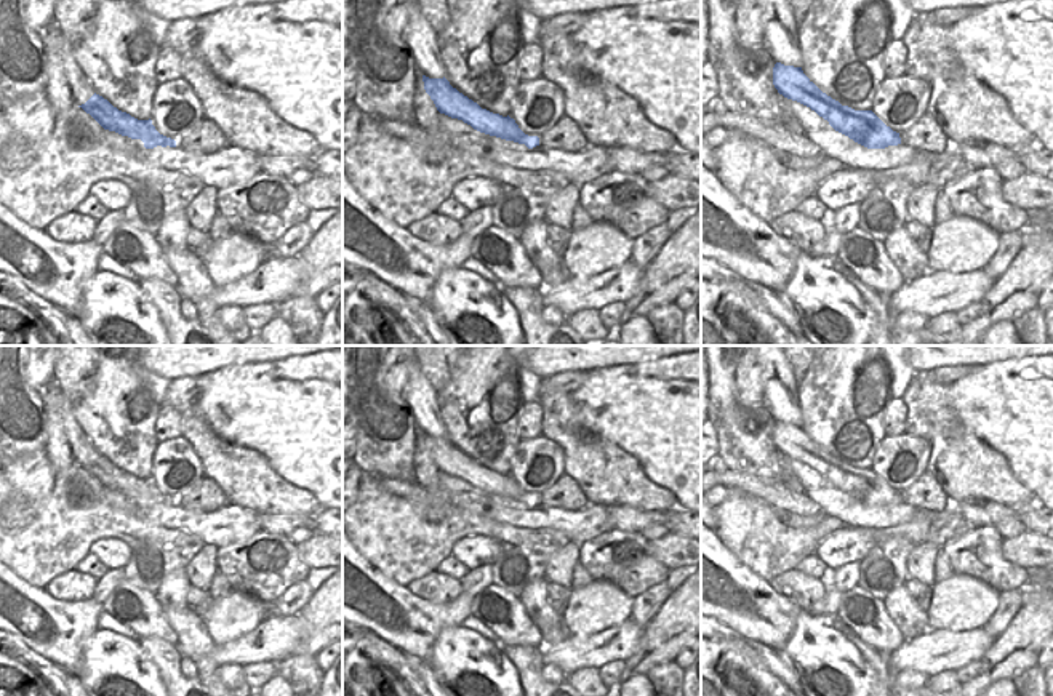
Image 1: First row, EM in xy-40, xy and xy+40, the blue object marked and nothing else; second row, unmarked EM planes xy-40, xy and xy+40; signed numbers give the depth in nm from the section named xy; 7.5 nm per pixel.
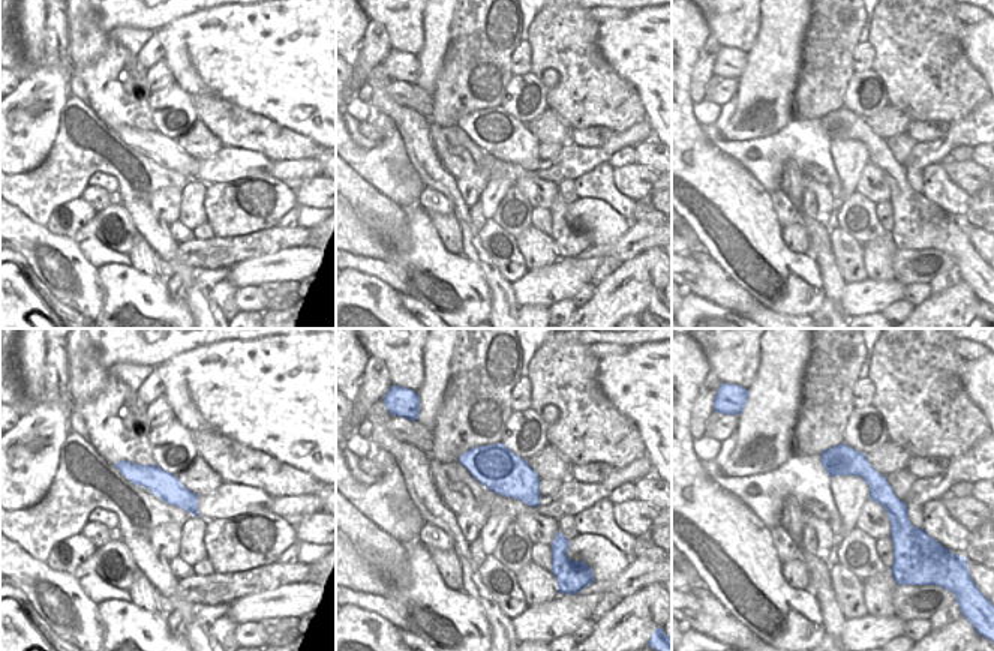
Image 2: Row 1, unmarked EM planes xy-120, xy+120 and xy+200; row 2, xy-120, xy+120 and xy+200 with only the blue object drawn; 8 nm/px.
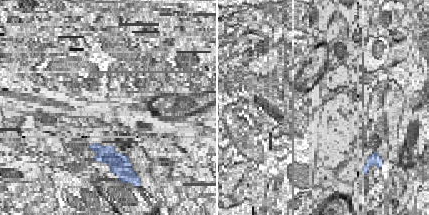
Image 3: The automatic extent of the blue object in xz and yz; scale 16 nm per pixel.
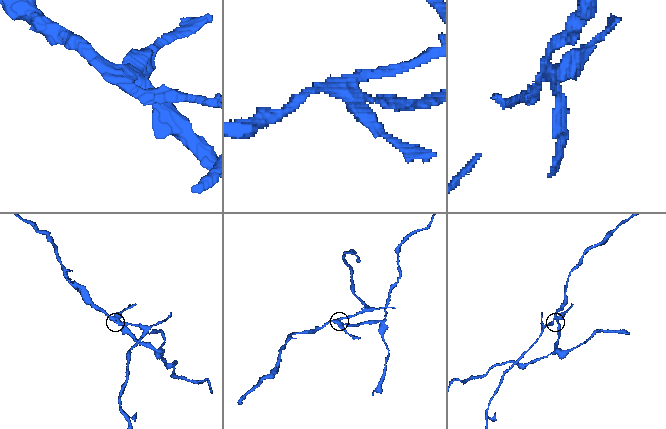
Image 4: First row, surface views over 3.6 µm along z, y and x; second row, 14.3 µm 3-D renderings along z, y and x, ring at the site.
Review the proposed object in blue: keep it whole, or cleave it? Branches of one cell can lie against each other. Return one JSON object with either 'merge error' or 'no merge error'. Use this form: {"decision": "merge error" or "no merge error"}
{"decision": "merge error"}

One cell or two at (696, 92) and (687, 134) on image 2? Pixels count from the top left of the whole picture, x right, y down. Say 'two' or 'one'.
two

